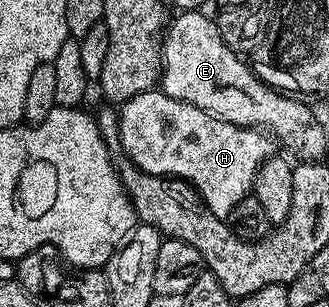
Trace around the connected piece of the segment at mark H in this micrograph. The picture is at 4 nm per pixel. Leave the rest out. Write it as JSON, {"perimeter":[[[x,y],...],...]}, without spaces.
{"perimeter":[[[162,89],[143,91],[127,100],[118,108],[117,122],[121,149],[126,158],[132,159],[141,170],[148,171],[150,175],[184,179],[203,198],[207,208],[221,220],[226,220],[233,207],[252,194],[259,170],[273,155],[271,143],[263,136],[266,134],[262,130],[238,127],[218,119],[197,105],[169,97]]]}

